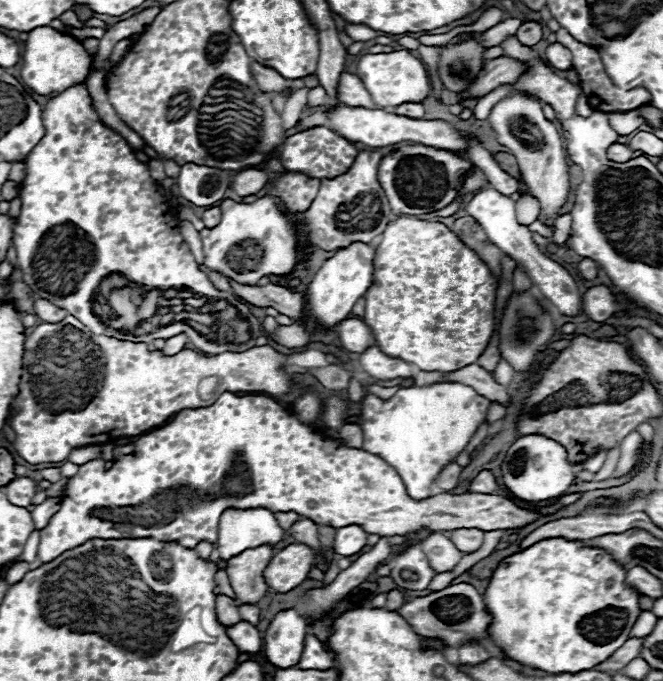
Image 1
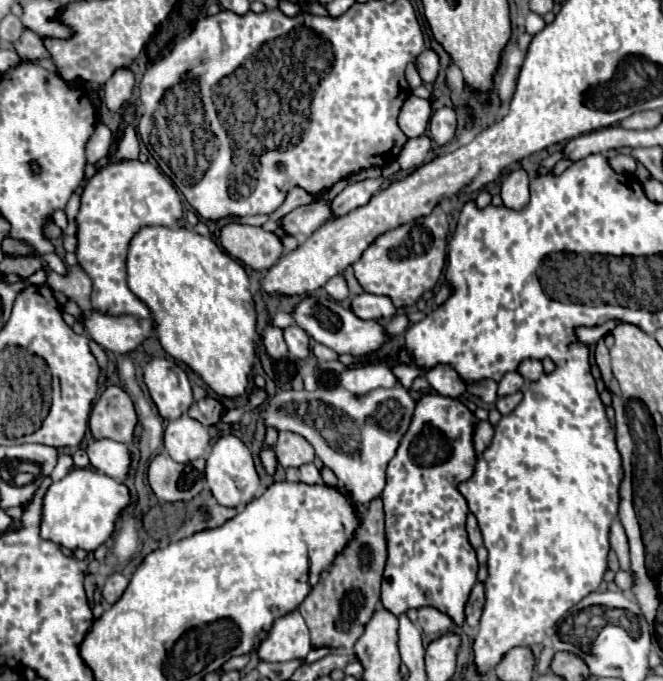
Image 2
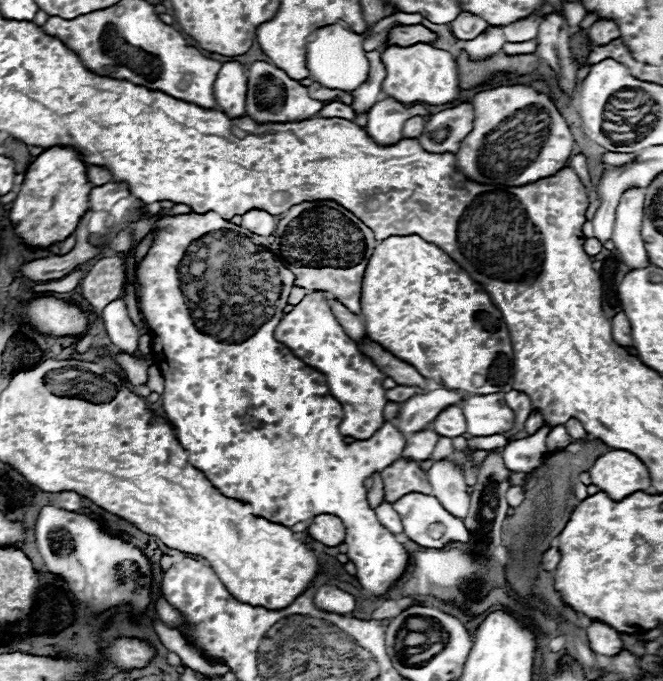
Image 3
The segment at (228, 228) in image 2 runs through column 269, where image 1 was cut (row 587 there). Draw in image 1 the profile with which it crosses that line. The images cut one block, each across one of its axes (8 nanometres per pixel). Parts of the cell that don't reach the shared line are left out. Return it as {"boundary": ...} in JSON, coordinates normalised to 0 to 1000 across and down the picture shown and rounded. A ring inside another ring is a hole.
{"boundary":[[[389,802],[383,808],[368,808],[341,825],[341,843],[347,849],[359,887],[389,887],[404,869],[398,837],[410,816],[410,802]]]}

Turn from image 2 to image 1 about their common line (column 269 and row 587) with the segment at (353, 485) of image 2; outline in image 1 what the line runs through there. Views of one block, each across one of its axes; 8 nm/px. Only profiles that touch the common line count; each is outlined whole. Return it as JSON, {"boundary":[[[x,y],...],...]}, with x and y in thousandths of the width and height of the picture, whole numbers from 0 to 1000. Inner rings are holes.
{"boundary":[[[624,799],[624,802],[609,805],[594,819],[588,846],[597,855],[597,860],[606,866],[640,866],[646,863],[658,840],[649,834],[643,814]]]}

